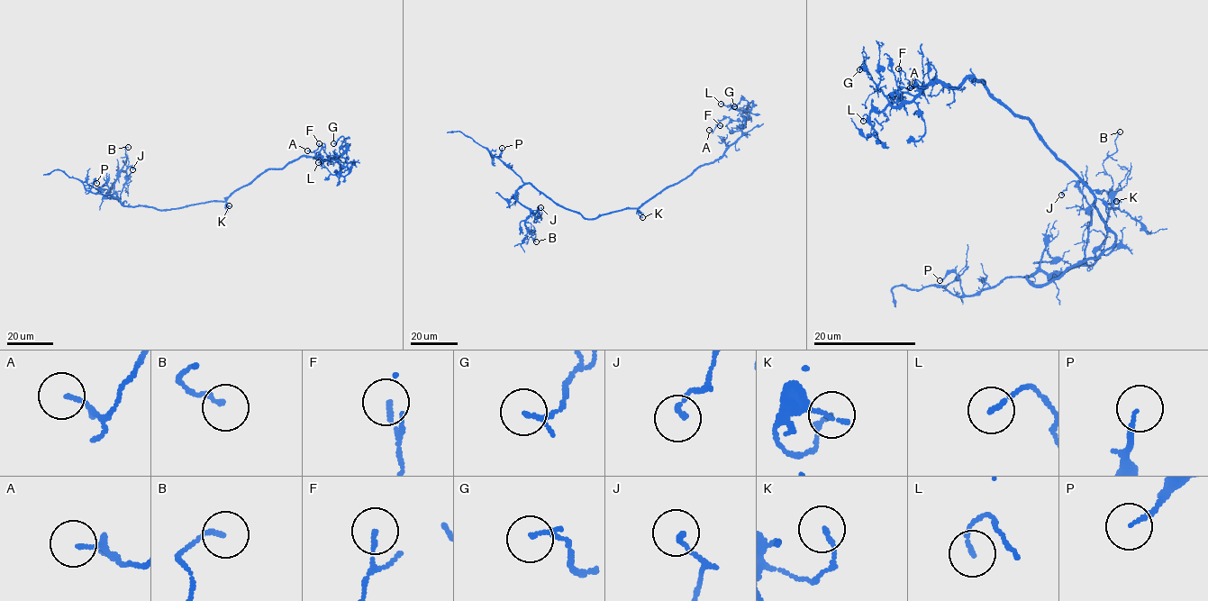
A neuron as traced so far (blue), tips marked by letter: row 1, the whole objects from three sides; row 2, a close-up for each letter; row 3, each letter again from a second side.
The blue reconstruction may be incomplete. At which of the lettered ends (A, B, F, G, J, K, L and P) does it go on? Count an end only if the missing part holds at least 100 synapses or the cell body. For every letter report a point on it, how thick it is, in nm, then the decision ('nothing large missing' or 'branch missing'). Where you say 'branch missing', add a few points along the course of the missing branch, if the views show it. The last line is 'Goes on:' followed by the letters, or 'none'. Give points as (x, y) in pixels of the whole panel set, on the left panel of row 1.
A: at (307, 150); 80 nm thick; nothing large missing
B: at (128, 147); 130 nm thick; nothing large missing
F: at (319, 143); 90 nm thick; nothing large missing
G: at (333, 143); 140 nm thick; nothing large missing
J: at (132, 169); 150 nm thick; nothing large missing
K: at (229, 205); 130 nm thick; nothing large missing
L: at (318, 162); 130 nm thick; nothing large missing
P: at (96, 183); 120 nm thick; nothing large missing
Goes on: none

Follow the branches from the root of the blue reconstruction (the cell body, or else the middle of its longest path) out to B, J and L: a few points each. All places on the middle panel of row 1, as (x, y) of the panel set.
B: (629, 208), (585, 218), (522, 184), (515, 197), (530, 212), (524, 226), (535, 230), (536, 241)
J: (629, 208), (585, 218), (528, 183), (522, 184), (515, 199), (535, 219), (540, 207)
L: (629, 208), (637, 209), (699, 167), (716, 161), (741, 134), (753, 102), (741, 100), (728, 106), (721, 104)

